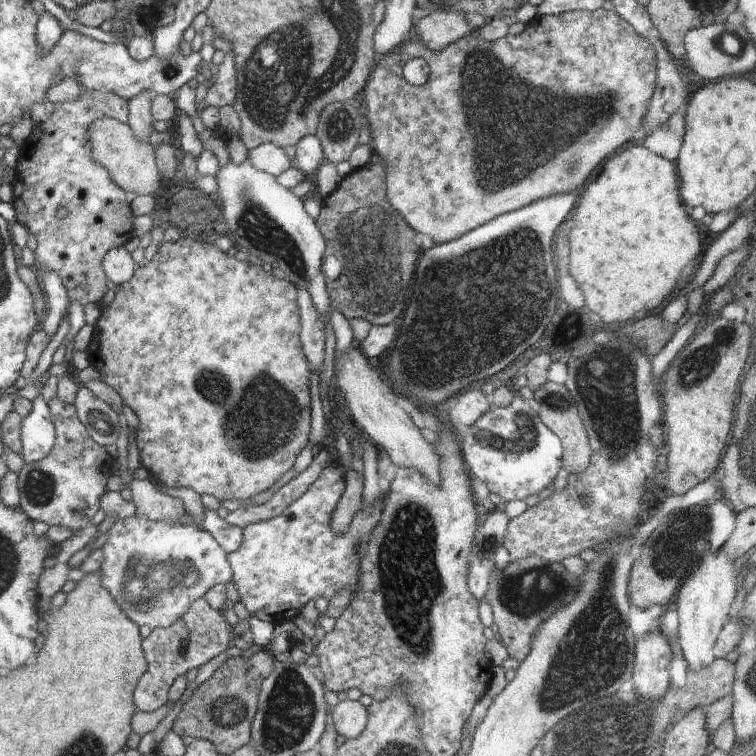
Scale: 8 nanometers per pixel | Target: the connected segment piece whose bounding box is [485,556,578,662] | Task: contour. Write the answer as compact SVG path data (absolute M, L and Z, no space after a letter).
M530 556L523 560L510 561L503 570L494 566L490 572L485 600L490 604L494 623L498 626L497 638L508 650L509 658L524 661L530 654L536 628L556 610L570 604L576 596L578 576L568 572L562 563L546 562L542 558Z

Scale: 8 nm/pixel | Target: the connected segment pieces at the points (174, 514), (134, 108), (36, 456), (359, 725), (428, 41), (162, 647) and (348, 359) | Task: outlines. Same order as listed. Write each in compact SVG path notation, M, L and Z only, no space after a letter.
M134 478L128 488L132 491L135 516L150 521L176 522L180 516L190 516L179 499L169 497L157 490L150 480Z
M142 90L128 102L129 116L126 123L138 140L149 140L152 134L154 120L151 116L151 102L154 97L150 90Z
M40 391L32 400L30 414L20 422L20 442L22 446L20 456L26 464L43 460L54 447L52 416Z
M346 699L332 708L331 721L337 734L350 740L363 734L368 722L368 712L359 701Z
M432 12L421 18L414 28L414 34L435 52L473 33L476 31L462 12Z
M198 598L190 604L188 612L180 616L167 628L152 629L148 638L143 639L142 649L148 662L148 670L140 678L133 693L133 702L137 711L155 712L168 703L168 692L178 676L185 676L193 668L200 669L231 645L231 627L222 612L214 610L204 598Z
M355 341L335 358L336 384L344 394L344 400L352 413L353 425L364 433L374 446L381 447L382 452L386 452L398 468L416 468L430 484L438 486L442 476L440 458L434 444L424 438L420 429L411 420L411 416L396 403L395 395L390 392L385 382L382 382L382 378L368 364L367 359Z

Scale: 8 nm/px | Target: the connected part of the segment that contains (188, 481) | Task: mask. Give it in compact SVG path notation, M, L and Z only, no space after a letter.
M182 233L181 238L177 242L162 242L162 246L158 246L154 258L147 262L144 266L139 265L134 272L131 280L128 282L118 285L116 296L112 303L102 310L99 320L93 326L94 333L92 341L86 350L86 356L90 361L90 365L94 366L102 374L104 382L111 386L116 393L122 397L122 401L128 405L131 410L134 410L138 414L138 420L140 426L136 429L136 444L138 445L138 450L140 451L140 461L142 467L147 469L150 474L161 484L168 486L169 488L190 488L194 490L198 495L208 494L213 496L219 503L228 500L250 500L254 498L257 494L262 494L266 492L268 488L272 488L283 474L286 474L289 470L294 468L296 464L296 458L300 456L300 452L306 448L309 442L309 435L311 433L311 395L310 395L310 370L307 359L305 358L302 350L302 344L300 342L300 316L298 312L298 306L296 304L296 288L287 279L280 280L275 278L271 273L266 272L262 266L254 264L252 262L236 260L232 256L218 250L216 244L212 242L202 242L192 240L192 236L187 237Z

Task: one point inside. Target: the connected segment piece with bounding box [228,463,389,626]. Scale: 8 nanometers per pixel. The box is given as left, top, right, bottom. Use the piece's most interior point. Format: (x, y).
(283, 563)

